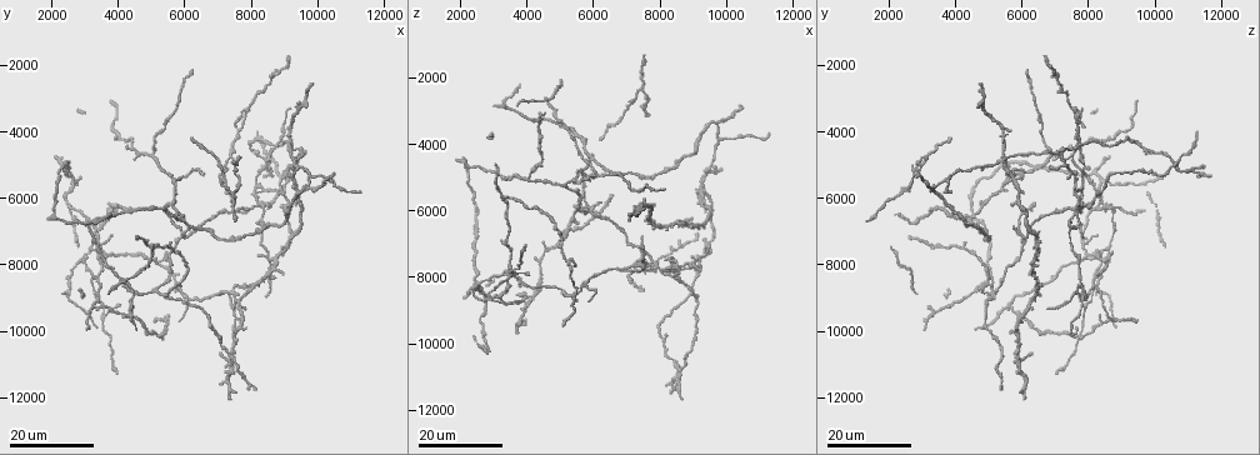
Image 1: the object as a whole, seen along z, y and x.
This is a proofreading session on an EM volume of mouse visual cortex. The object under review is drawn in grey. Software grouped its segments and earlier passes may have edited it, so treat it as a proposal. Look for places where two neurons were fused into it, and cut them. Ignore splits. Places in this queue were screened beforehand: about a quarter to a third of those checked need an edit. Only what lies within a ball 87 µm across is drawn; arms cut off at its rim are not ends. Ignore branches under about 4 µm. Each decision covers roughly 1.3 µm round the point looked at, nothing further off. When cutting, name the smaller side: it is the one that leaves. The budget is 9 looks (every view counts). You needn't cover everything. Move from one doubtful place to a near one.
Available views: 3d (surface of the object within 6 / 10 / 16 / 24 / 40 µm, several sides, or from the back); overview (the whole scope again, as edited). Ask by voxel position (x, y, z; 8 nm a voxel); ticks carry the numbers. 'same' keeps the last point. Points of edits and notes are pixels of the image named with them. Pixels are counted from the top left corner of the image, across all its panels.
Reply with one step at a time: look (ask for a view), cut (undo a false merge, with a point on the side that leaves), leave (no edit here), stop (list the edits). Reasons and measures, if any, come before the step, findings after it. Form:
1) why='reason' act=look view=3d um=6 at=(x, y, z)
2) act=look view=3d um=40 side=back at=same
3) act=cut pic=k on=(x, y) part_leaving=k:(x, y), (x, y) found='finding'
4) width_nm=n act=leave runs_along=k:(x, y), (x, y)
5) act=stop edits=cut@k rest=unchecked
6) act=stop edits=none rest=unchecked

why='arms run side by side' act=look view=3d um=16 at=(5800, 8600, 8100)

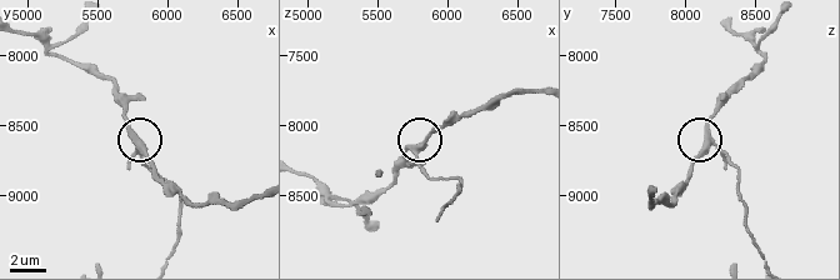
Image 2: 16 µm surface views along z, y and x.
act=look view=3d um=6 at=(5800, 8620, 8180)

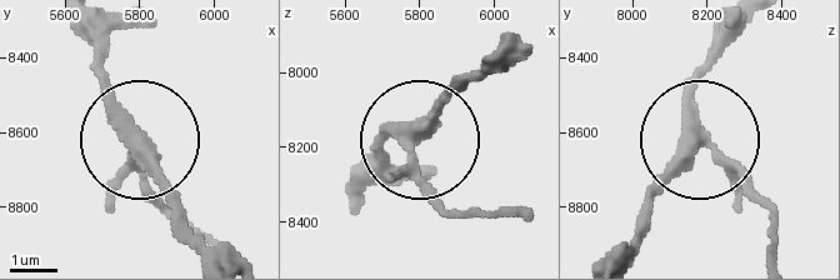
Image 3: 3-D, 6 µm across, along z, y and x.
width_nm=310 act=cut pic=3 on=(429, 190) found='two neurons meet here'

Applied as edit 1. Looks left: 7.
why='redraw' act=look view=overview

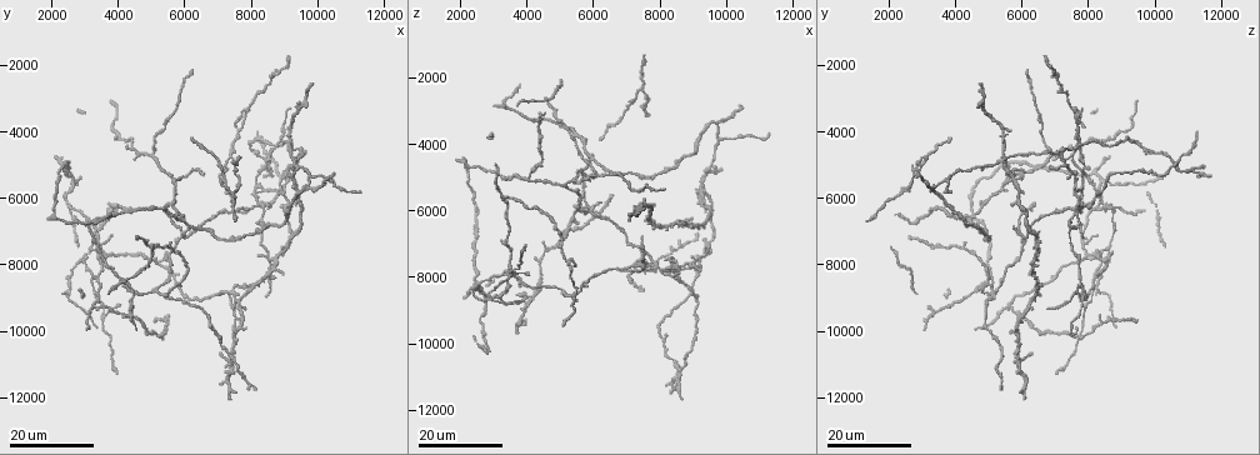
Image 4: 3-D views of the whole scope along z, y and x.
act=look view=3d um=24 at=(6900, 8900, 7800)

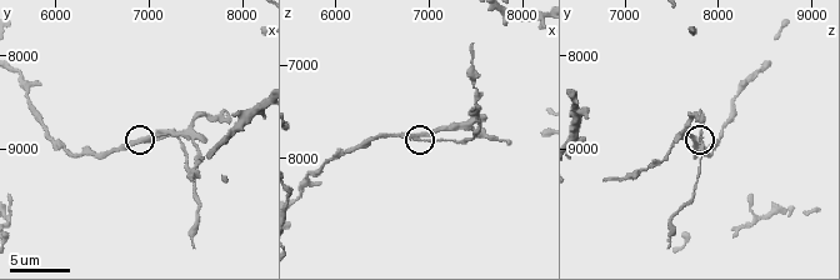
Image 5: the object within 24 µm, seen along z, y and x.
why='closer look' act=look view=3d um=10 at=(6900, 8900, 7750)

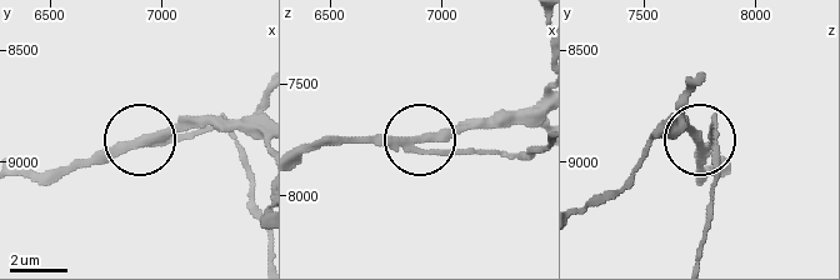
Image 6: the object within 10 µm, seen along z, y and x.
act=cut pic=6 on=(444, 151) part_leaving=6:(405, 146), (424, 154), (539, 151) found='a second neuron is stuck on'

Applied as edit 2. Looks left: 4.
act=look view=overview

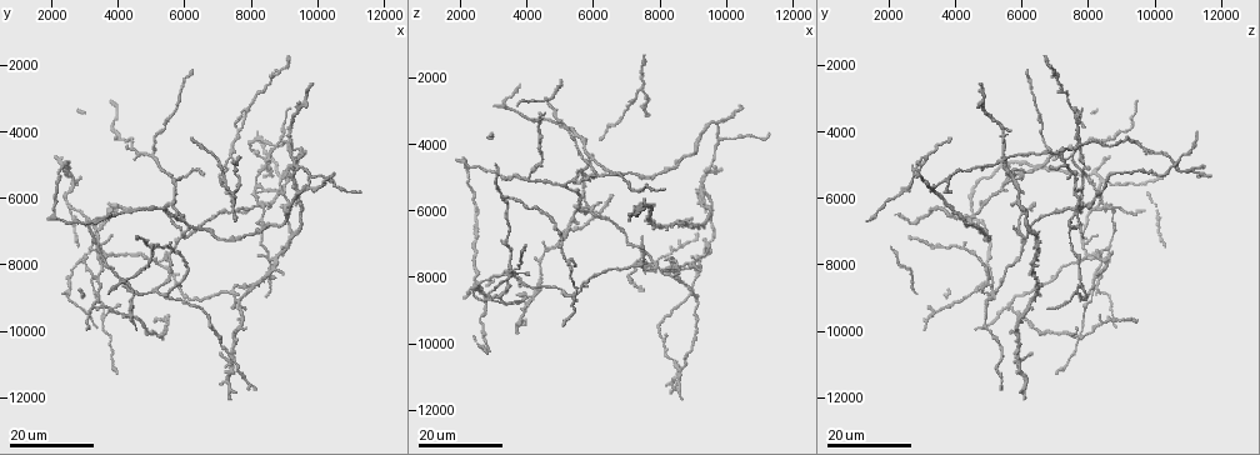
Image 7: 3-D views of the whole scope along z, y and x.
why='a fork' act=look view=3d um=24 at=(2700, 5500, 8400)

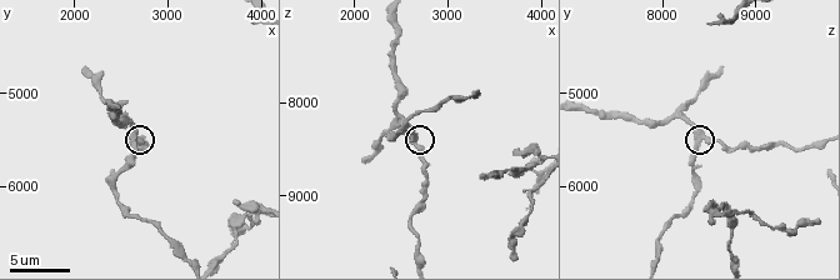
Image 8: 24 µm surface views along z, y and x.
act=look view=3d um=6 at=(2650, 5500, 8400)

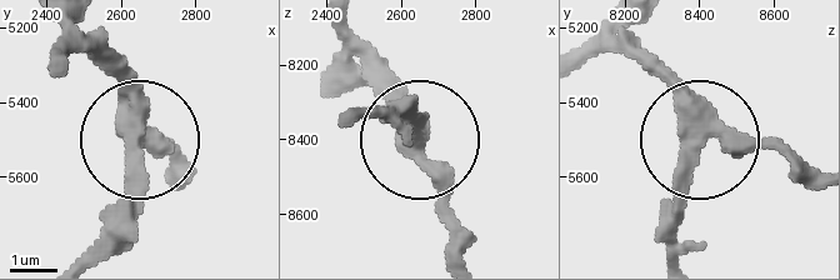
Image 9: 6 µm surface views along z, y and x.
act=leave runs_along=9:(588, 53), (648, 65), (695, 133), (814, 169) found='all the same neuron'

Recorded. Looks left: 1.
act=stop edits=cut@3,cut@6 rest=unchecked

